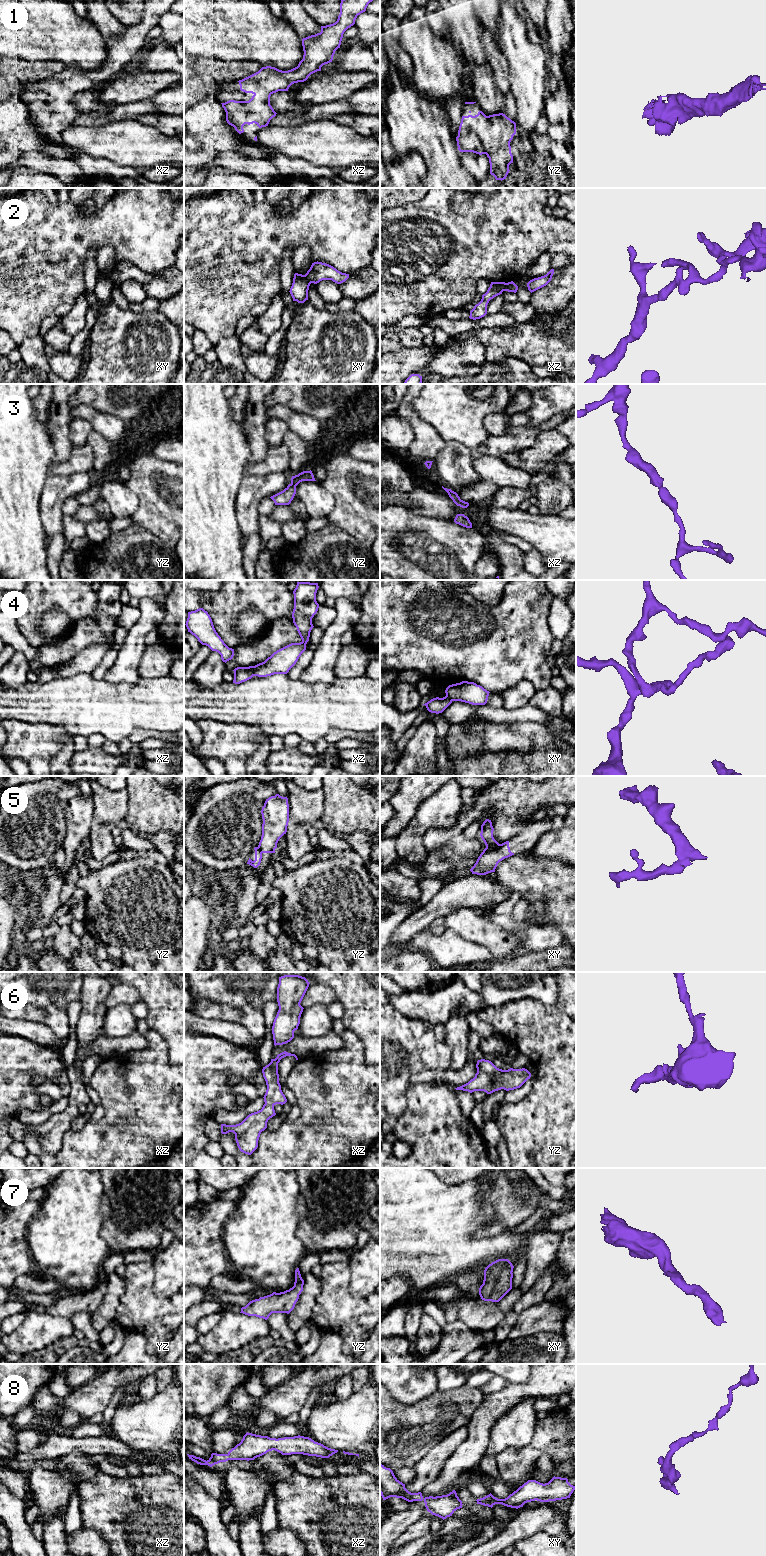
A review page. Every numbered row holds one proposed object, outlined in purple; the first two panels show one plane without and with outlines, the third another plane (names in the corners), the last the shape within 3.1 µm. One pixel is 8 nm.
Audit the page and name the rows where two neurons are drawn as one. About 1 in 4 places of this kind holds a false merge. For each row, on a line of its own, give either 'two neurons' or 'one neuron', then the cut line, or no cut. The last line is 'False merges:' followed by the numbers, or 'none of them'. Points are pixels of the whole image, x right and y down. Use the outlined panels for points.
1: one neuron; no cut
2: two neurons; cut in xy along (304, 275), (310, 283)
3: one neuron; no cut
4: two neurons; cut in xz along (252, 666), (254, 675)
5: two neurons; cut in xy along (501, 844), (497, 848), (486, 847)
6: one neuron; no cut
7: one neuron; no cut
8: one neuron; no cut
False merges: 2, 4, 5

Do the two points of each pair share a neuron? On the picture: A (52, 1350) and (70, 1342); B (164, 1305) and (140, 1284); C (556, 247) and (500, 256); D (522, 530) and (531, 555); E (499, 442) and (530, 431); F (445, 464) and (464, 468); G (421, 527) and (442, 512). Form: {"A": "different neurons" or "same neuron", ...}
{"A": "same neuron", "B": "same neuron", "C": "different neurons", "D": "different neurons", "E": "same neuron", "F": "same neuron", "G": "different neurons"}

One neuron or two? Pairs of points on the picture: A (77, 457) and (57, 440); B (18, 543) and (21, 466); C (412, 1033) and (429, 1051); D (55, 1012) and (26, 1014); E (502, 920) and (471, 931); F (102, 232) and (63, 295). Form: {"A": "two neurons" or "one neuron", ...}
{"A": "two neurons", "B": "one neuron", "C": "one neuron", "D": "one neuron", "E": "two neurons", "F": "one neuron"}

